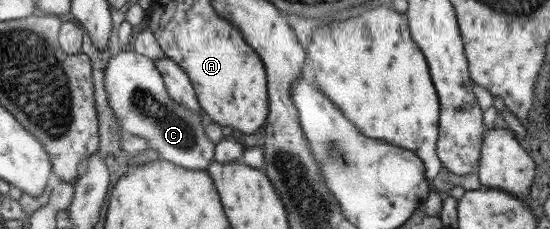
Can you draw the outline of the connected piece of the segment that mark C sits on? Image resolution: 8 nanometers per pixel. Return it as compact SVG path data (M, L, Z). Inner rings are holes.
M133 49L122 50L121 53L112 56L105 69L105 88L108 94L108 104L114 112L114 116L118 118L120 128L127 134L147 138L149 148L156 150L160 154L160 159L190 170L207 170L216 160L217 144L214 144L206 136L206 128L200 119L201 115L173 99L166 86L165 78L153 58L136 53Z

